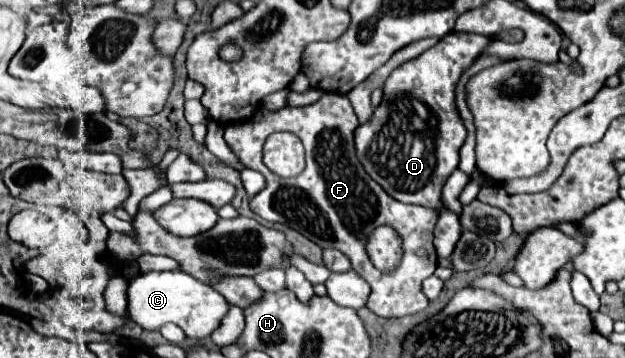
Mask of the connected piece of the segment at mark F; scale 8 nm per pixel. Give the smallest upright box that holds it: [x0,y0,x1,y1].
[224,93,438,319]

